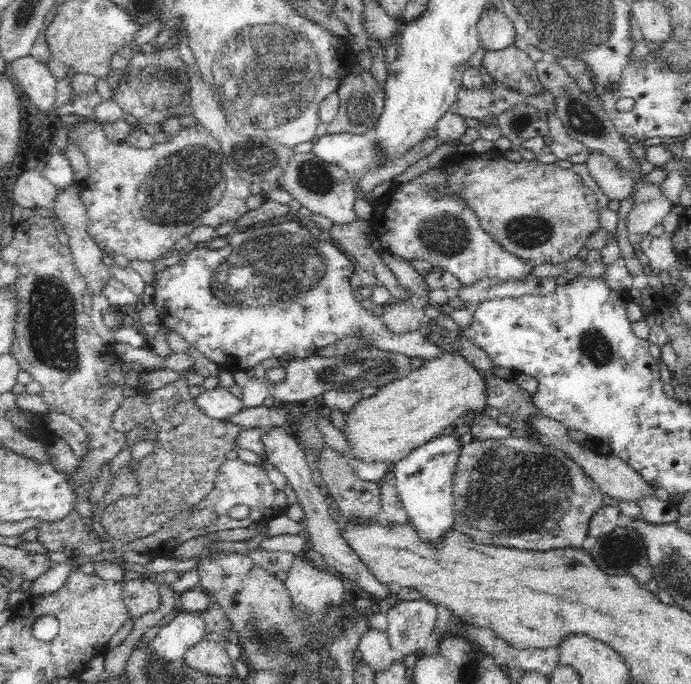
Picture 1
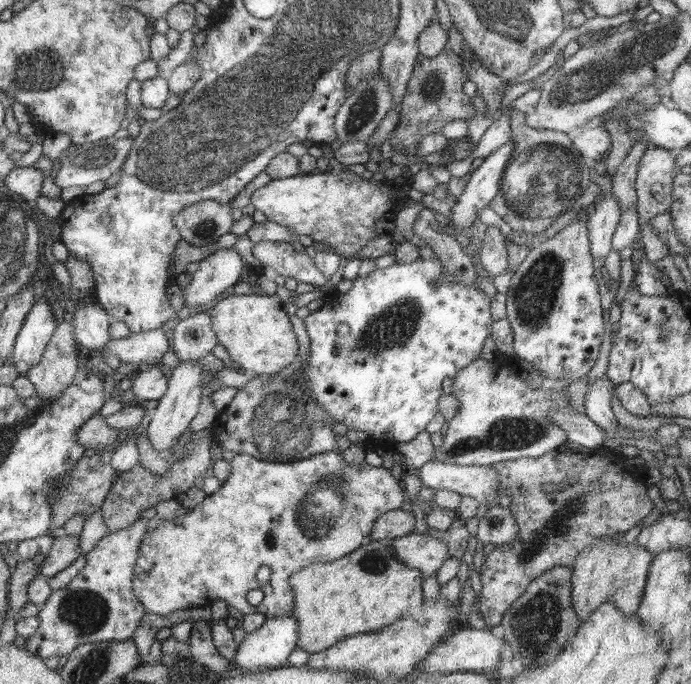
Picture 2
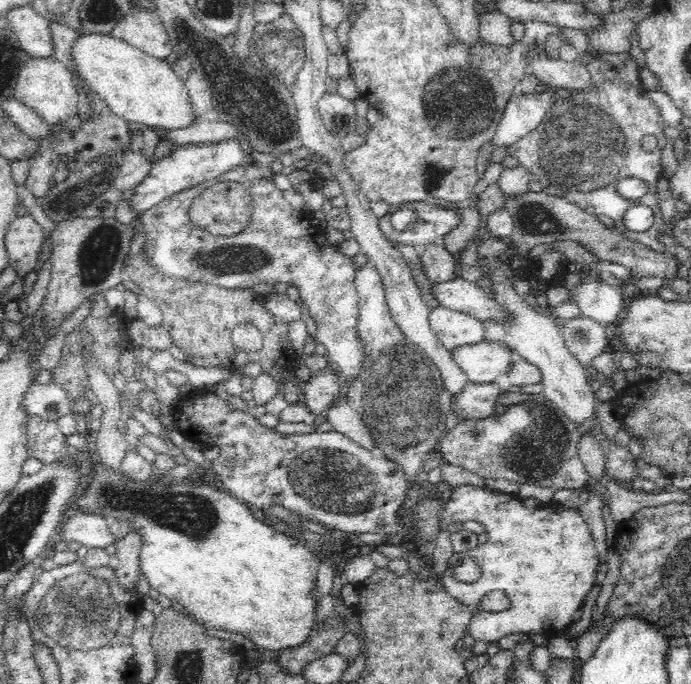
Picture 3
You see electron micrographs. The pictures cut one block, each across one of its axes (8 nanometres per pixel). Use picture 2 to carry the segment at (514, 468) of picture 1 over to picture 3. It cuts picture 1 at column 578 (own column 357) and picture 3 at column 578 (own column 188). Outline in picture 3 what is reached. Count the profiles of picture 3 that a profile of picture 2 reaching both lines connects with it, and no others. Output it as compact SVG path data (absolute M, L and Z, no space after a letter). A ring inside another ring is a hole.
M470 484L455 487L447 502L440 508L440 518L444 519L444 526L454 522L478 521L484 525L487 532L487 541L484 545L476 545L476 548L465 553L453 553L447 562L447 569L441 577L444 588L458 602L464 606L478 606L480 600L494 591L502 591L509 600L509 605L502 612L478 610L468 626L470 635L476 641L485 643L498 643L502 637L508 634L530 634L536 640L544 640L549 636L560 634L573 624L572 616L581 610L586 594L595 585L594 580L600 558L596 550L596 540L592 537L592 531L580 511L564 504L528 508L524 506L523 499L512 493L494 492L489 488L481 488ZM466 556L473 556L476 564L480 566L481 575L476 582L466 584L458 582L452 574L456 564Z

